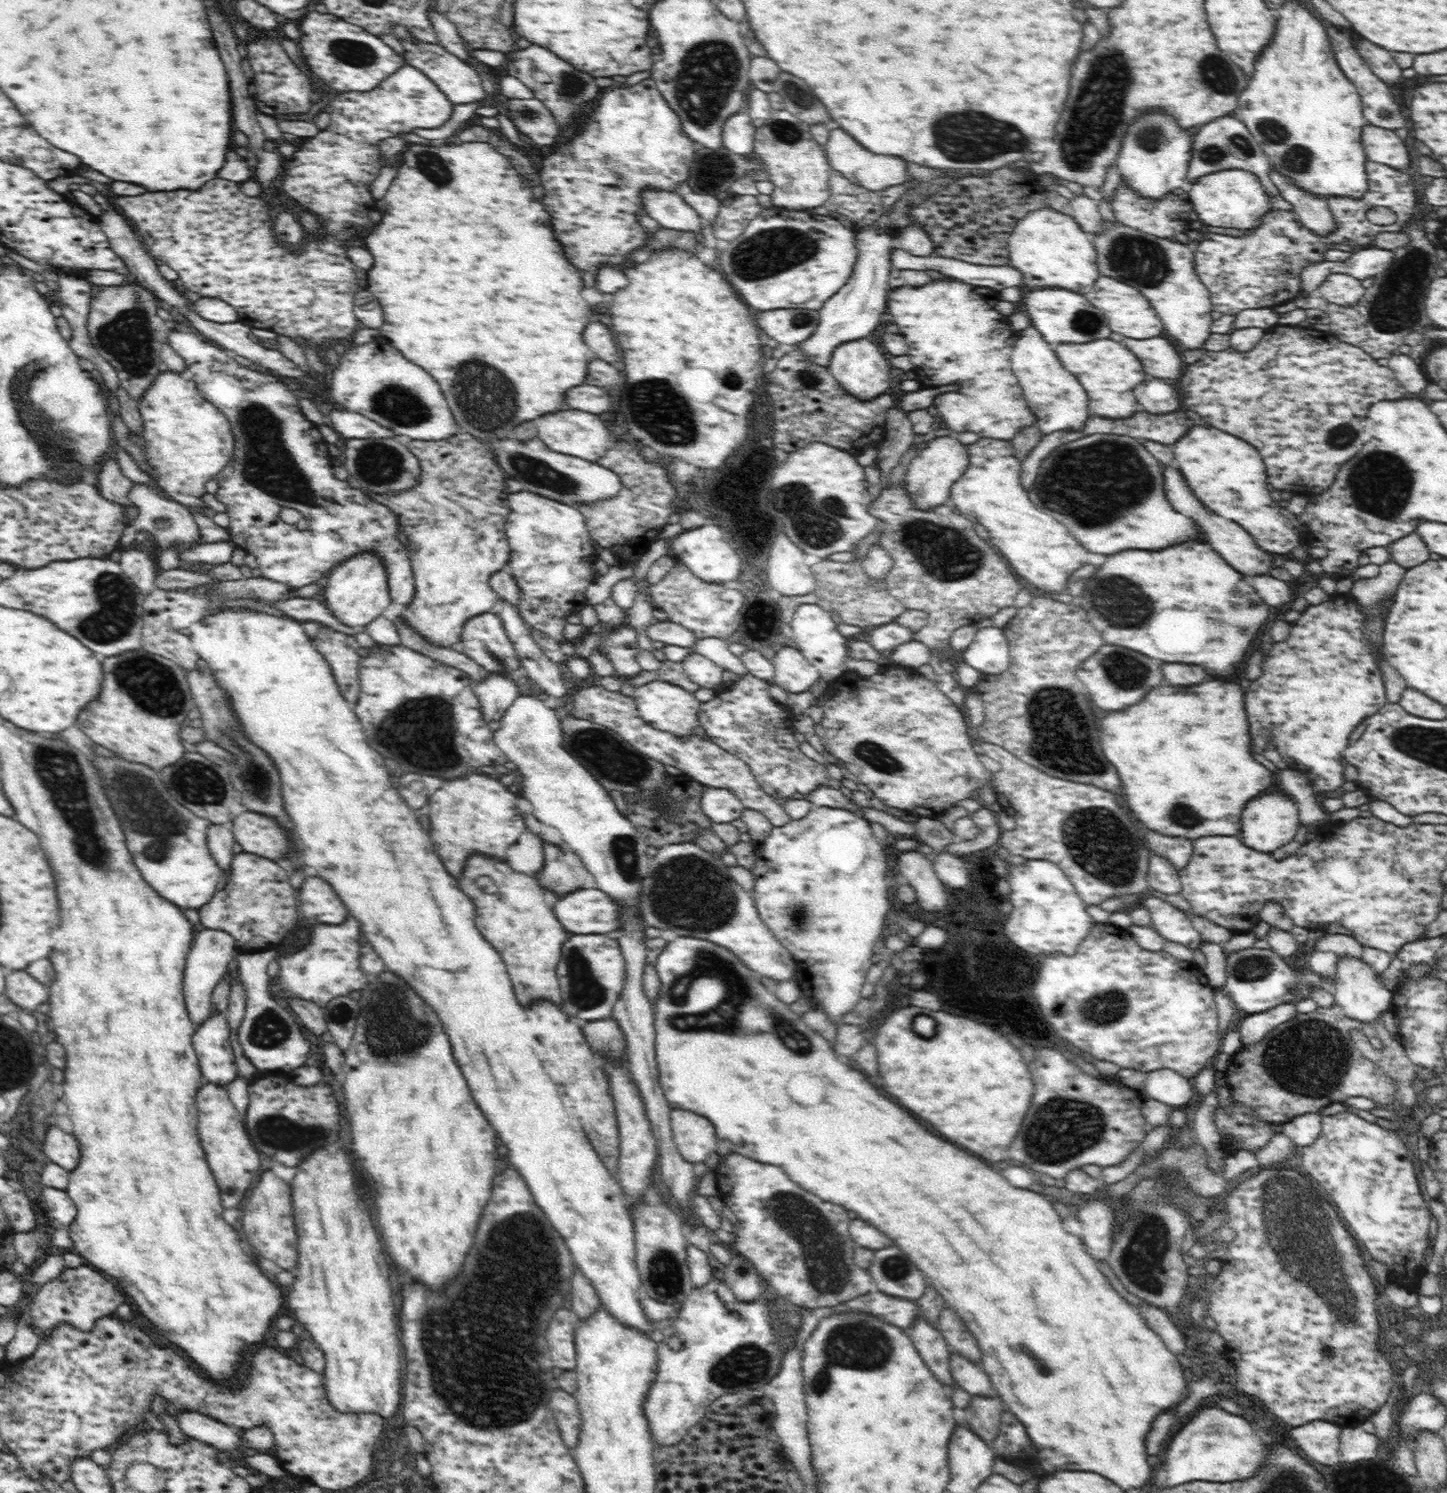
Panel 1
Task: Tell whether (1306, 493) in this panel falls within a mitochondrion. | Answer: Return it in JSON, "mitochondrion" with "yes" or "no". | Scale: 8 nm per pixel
{"mitochondrion":"no"}

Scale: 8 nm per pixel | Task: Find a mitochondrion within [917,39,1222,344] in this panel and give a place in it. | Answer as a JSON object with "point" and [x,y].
{"point":[1095,116]}

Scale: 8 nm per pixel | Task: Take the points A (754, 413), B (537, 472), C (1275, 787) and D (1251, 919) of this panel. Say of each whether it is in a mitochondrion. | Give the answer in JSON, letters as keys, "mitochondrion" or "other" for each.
{"A":"other","B":"mitochondrion","C":"other","D":"other"}

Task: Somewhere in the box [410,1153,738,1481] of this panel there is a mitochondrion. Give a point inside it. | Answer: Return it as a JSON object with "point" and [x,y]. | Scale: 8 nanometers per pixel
{"point":[482,1400]}

